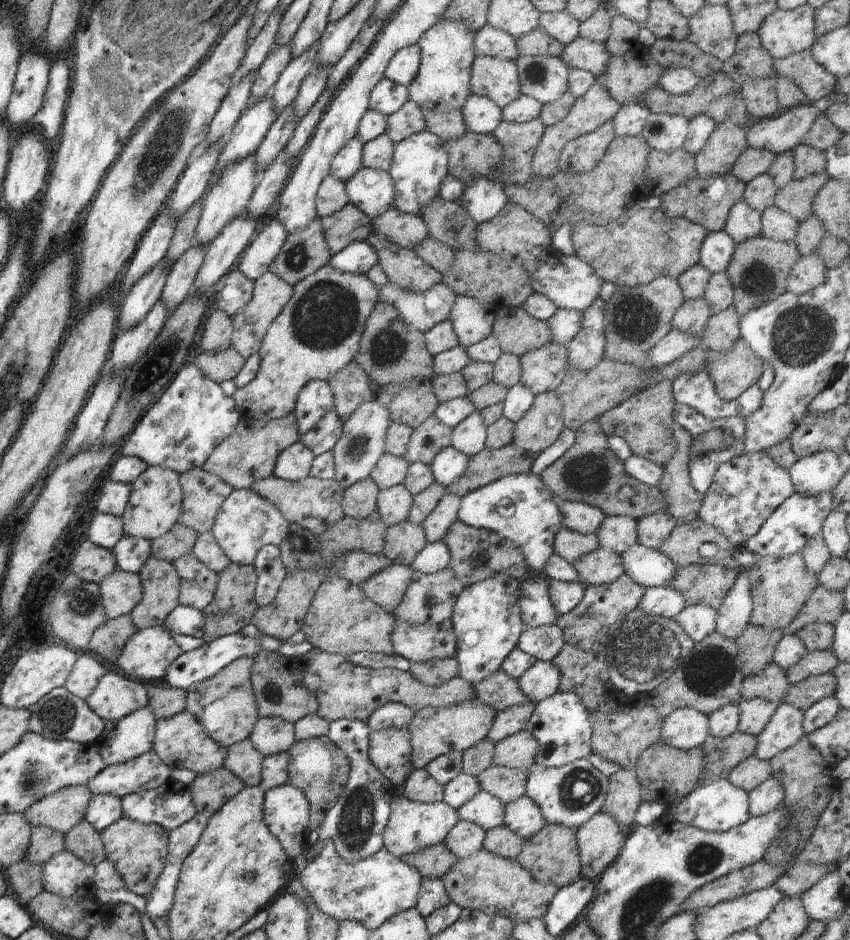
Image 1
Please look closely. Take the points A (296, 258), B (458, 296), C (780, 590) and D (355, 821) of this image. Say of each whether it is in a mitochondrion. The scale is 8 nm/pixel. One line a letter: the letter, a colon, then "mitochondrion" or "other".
A: mitochondrion
B: other
C: mitochondrion
D: mitochondrion

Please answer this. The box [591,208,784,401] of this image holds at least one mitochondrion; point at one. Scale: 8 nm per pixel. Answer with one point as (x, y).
(633, 318)

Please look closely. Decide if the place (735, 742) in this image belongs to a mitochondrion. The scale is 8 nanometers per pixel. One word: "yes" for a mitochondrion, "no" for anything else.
no

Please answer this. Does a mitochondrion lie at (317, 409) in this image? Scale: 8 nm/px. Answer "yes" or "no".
no

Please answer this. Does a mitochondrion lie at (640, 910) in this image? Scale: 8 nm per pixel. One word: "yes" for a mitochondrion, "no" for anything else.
yes

